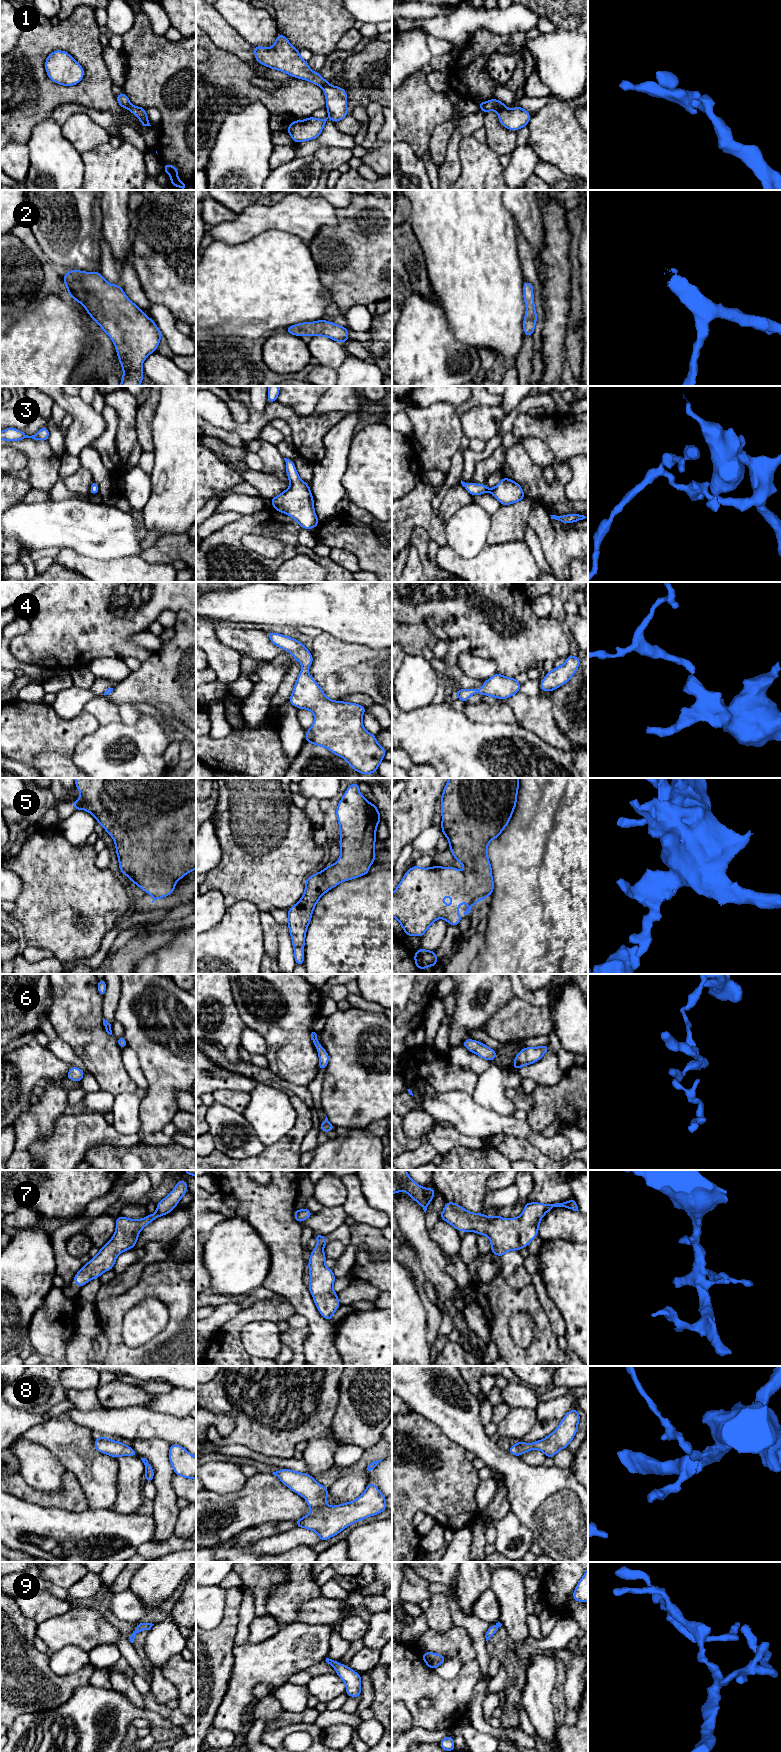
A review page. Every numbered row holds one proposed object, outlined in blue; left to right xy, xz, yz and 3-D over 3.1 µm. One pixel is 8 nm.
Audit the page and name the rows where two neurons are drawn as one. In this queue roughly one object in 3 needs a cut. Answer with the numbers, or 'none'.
1

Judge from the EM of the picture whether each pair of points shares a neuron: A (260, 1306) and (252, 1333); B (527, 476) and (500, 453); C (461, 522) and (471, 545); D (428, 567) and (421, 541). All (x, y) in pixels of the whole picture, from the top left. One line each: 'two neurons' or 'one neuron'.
A: two neurons
B: two neurons
C: one neuron
D: one neuron

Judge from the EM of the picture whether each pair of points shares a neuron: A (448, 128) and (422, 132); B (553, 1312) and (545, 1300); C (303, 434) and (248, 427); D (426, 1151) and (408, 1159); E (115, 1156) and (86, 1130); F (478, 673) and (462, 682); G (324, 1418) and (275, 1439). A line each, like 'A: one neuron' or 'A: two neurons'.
A: two neurons
B: one neuron
C: one neuron
D: one neuron
E: two neurons
F: two neurons
G: one neuron

